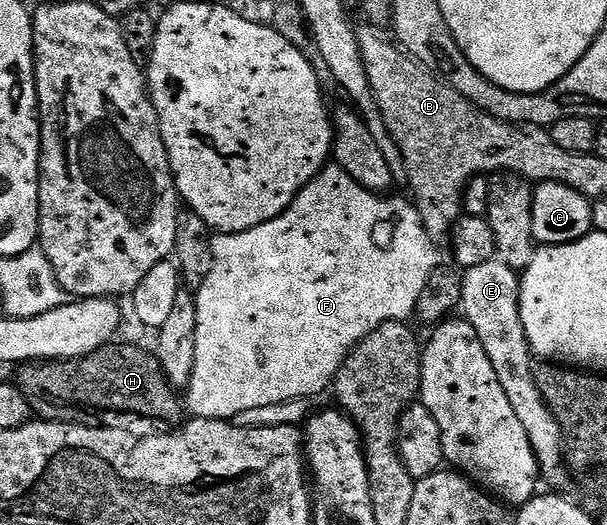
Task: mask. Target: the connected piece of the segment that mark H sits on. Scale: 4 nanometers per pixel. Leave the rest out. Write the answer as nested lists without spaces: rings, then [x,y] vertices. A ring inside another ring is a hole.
[[[119,343],[106,344],[104,348],[93,350],[93,354],[85,354],[76,360],[24,362],[17,368],[17,387],[35,402],[42,396],[48,396],[63,404],[76,404],[79,408],[128,412],[131,416],[144,416],[147,420],[171,424],[167,426],[178,425],[184,419],[185,404],[180,393],[169,382],[165,370],[161,370],[161,362],[154,351],[147,349],[146,352],[135,344]]]

